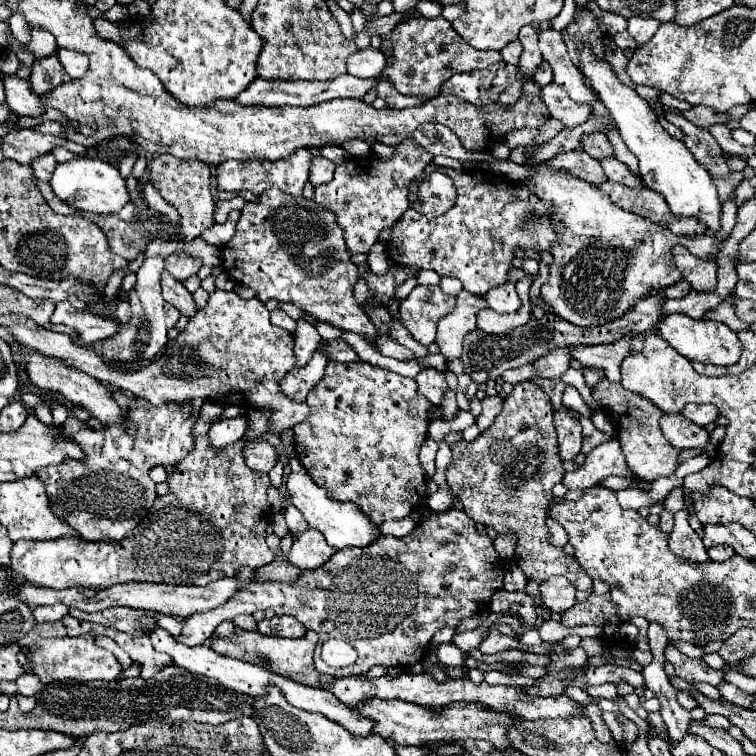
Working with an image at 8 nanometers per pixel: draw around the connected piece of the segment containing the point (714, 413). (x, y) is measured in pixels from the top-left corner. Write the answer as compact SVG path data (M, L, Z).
M685 404L683 410L681 410L681 414L687 420L695 422L697 426L707 426L709 422L715 422L715 418L719 416L719 410L713 404L701 404L701 406L697 406L697 404Z

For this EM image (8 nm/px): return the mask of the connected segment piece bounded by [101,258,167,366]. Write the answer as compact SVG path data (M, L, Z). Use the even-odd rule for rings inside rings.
M145 258L143 266L137 272L137 288L129 294L129 304L133 308L133 316L127 324L121 326L121 330L113 336L103 340L101 354L105 360L109 360L115 366L131 364L135 360L153 360L159 350L167 344L167 326L165 326L165 312L163 312L163 296L159 290L163 272L163 258Z

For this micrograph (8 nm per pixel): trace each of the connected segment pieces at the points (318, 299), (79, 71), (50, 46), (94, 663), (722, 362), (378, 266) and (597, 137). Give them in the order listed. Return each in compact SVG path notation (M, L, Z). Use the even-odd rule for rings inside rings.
M271 188L261 196L257 196L255 202L247 202L241 208L235 236L223 248L223 268L227 268L227 264L229 264L229 274L237 282L257 290L257 298L261 302L267 302L271 298L279 302L291 302L299 306L303 312L327 324L333 324L341 330L357 332L377 342L375 324L369 320L369 316L359 308L359 304L353 298L353 284L359 272L357 266L351 262L351 252L347 250L343 230L337 224L335 214L315 204L315 200L307 200L303 196L291 196L287 192L281 192L279 188ZM227 248L233 252L233 260L227 260Z
M61 48L59 50L59 62L63 64L65 72L71 78L83 78L85 72L89 70L89 58L87 58L87 54L79 54L75 50Z
M31 28L31 42L27 48L35 54L35 58L45 58L51 56L57 50L55 40L51 40L49 32L39 32L39 28Z
M77 636L77 638L59 638L59 640L35 640L27 646L33 662L33 672L41 682L61 682L61 680L117 680L121 666L109 650L95 646L93 636Z
M667 314L659 326L657 334L663 336L665 342L669 342L671 348L675 348L679 354L683 354L689 360L697 360L703 364L717 364L717 366L731 366L741 356L741 344L733 330L729 330L721 322L713 320L693 320L685 314Z
M381 242L371 246L371 252L367 252L367 264L371 266L371 270L375 274L383 274L383 270L387 270L387 266L389 266L387 258L389 258L387 256L387 248Z
M603 132L585 134L581 138L581 146L595 160L601 160L603 156L611 156L611 144L607 144L607 136L603 136Z

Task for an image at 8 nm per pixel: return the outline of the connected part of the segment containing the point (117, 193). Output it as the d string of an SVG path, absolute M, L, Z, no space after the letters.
M75 158L71 162L59 164L57 170L53 172L51 178L51 188L53 192L65 200L67 204L81 208L81 210L89 210L89 212L97 212L97 214L115 214L119 212L127 202L131 202L129 190L125 180L121 178L119 170L111 164L105 162L101 158Z

